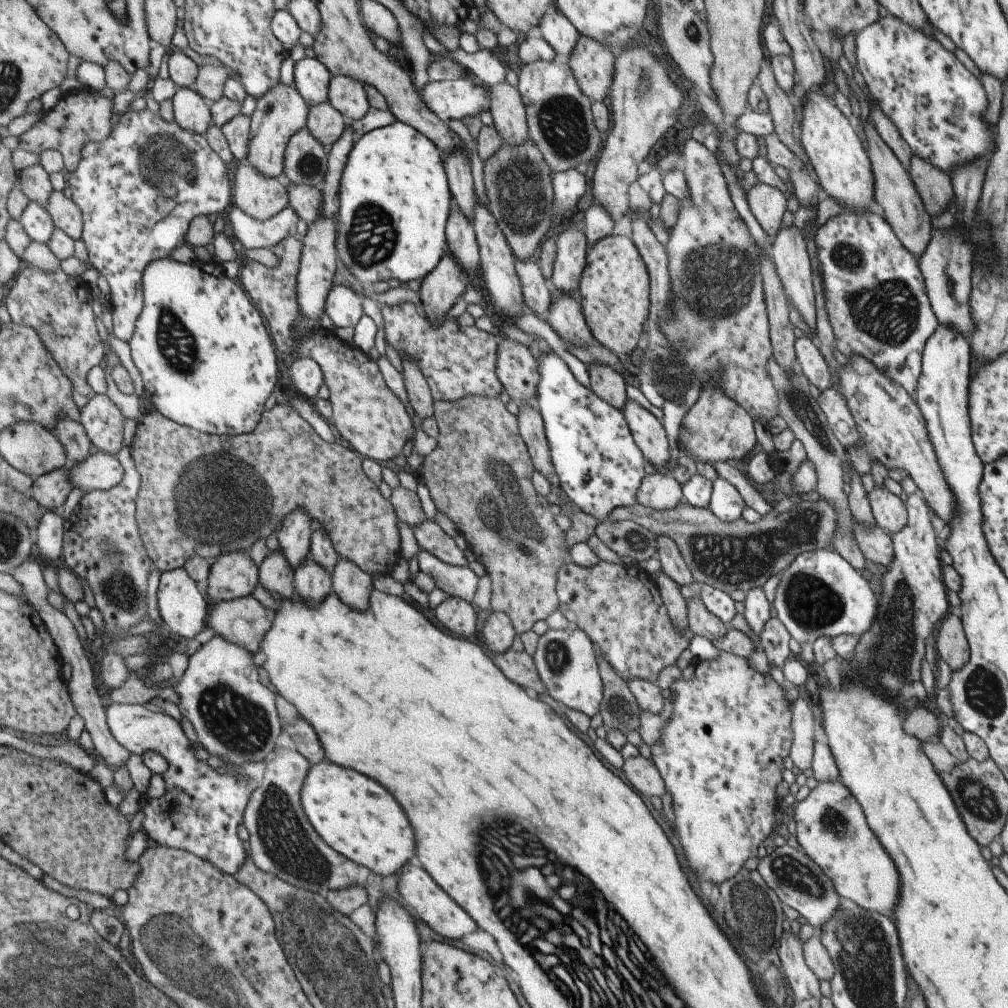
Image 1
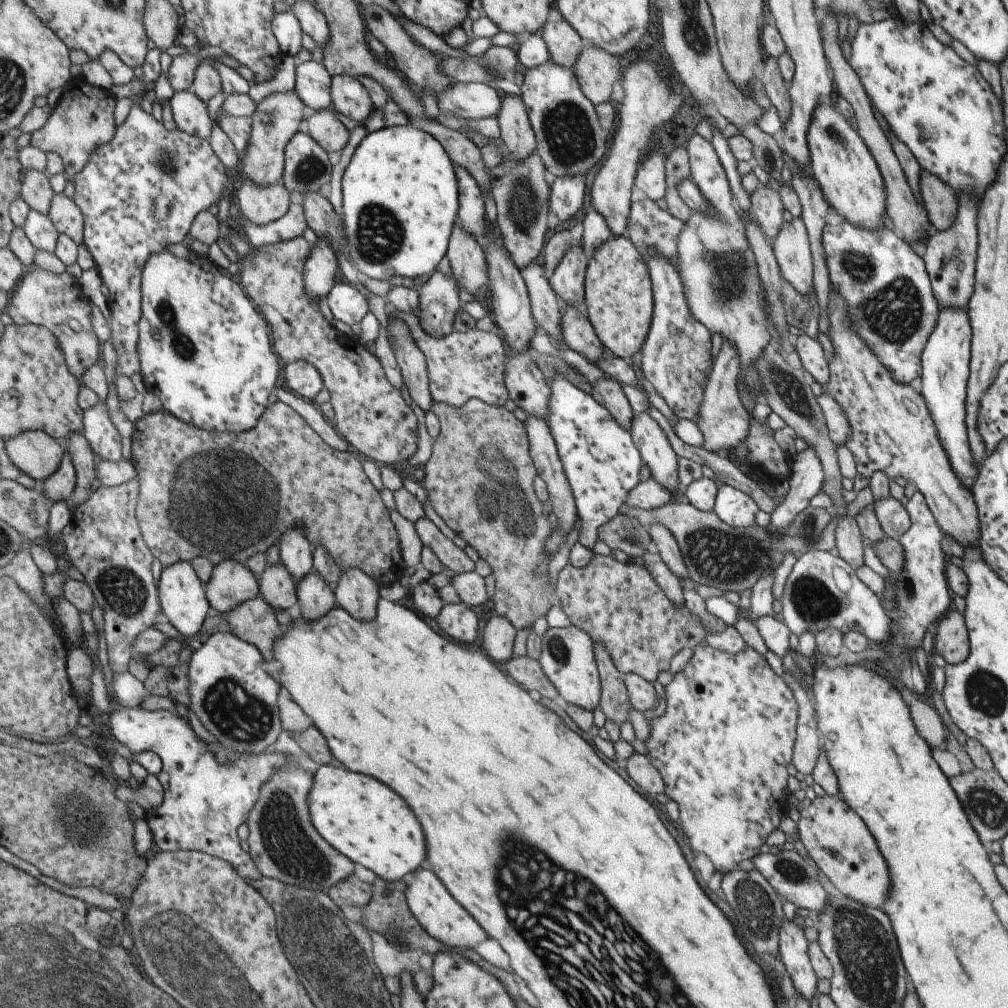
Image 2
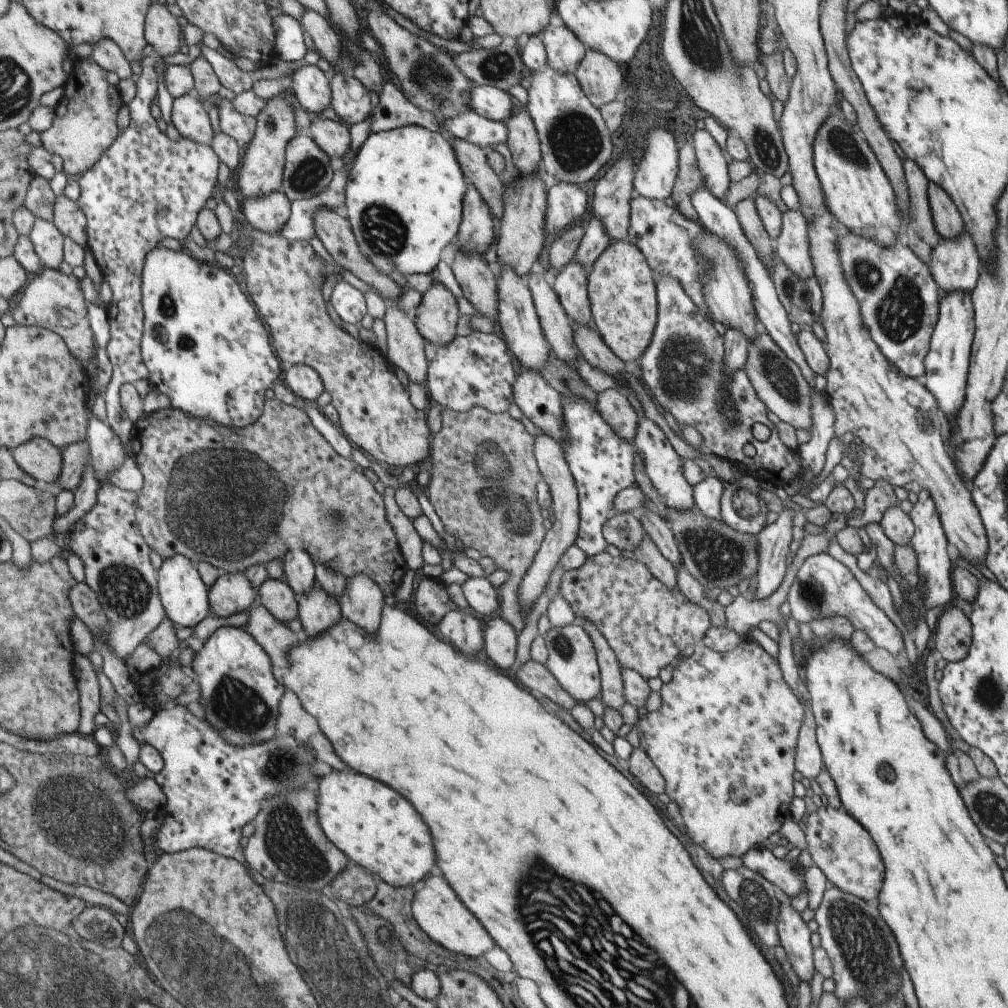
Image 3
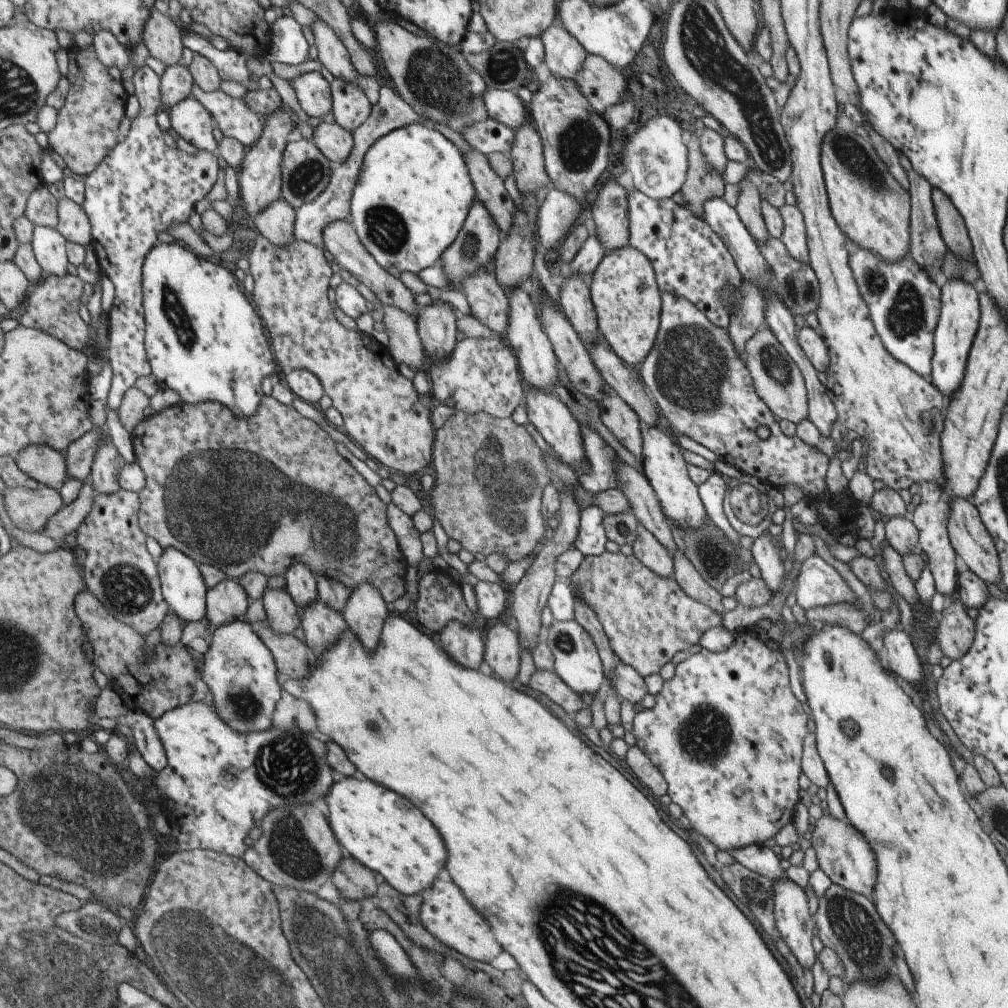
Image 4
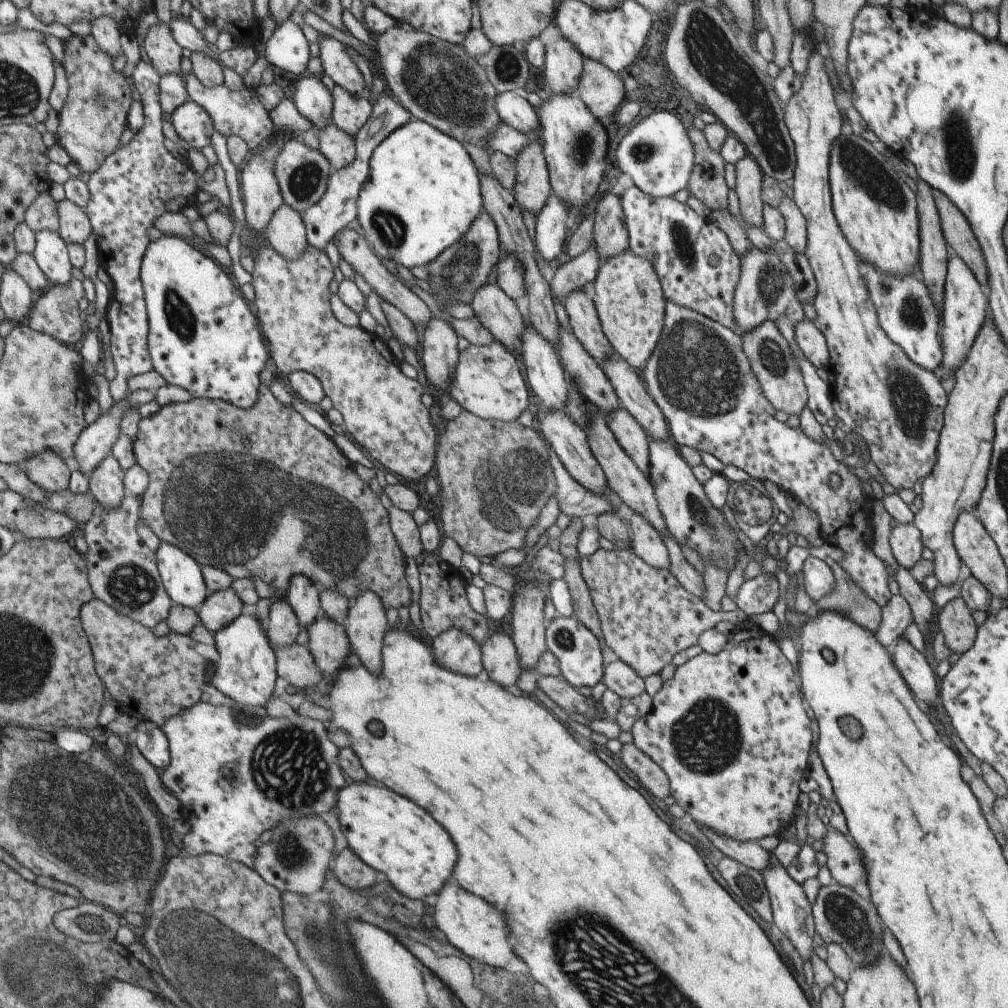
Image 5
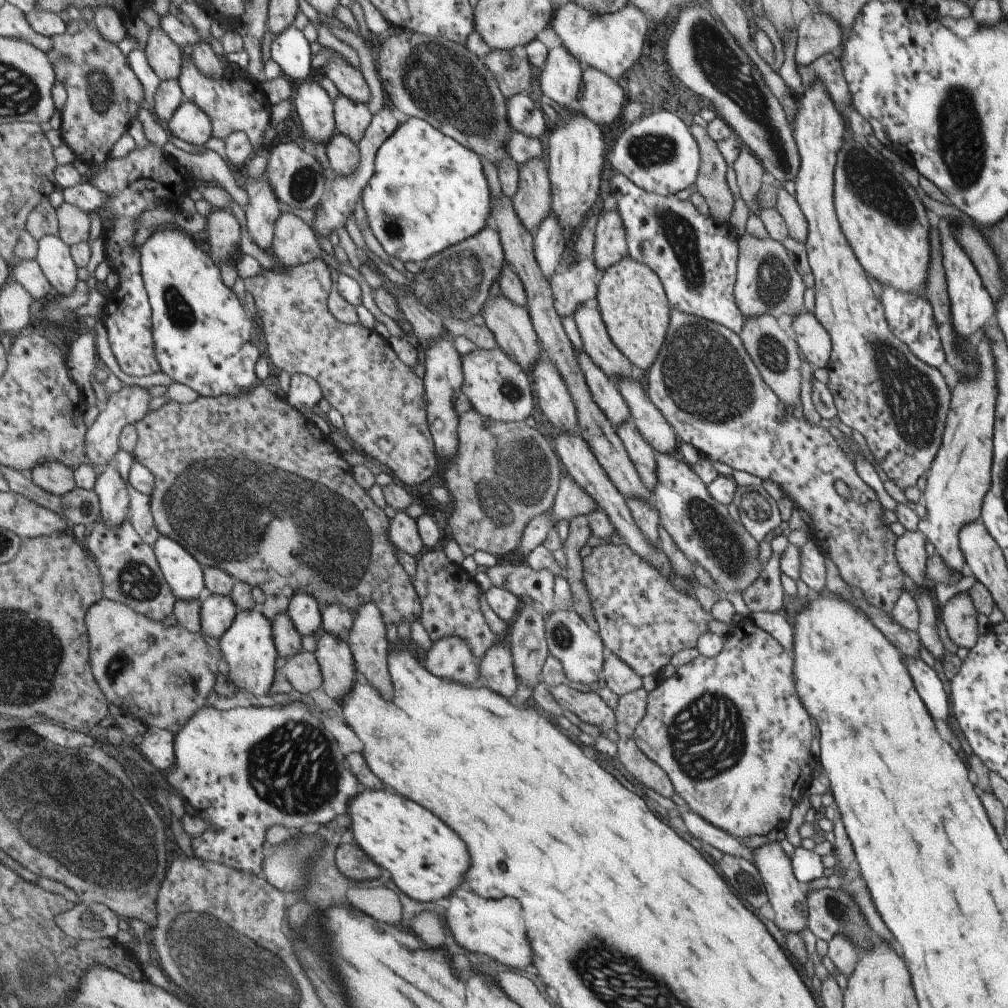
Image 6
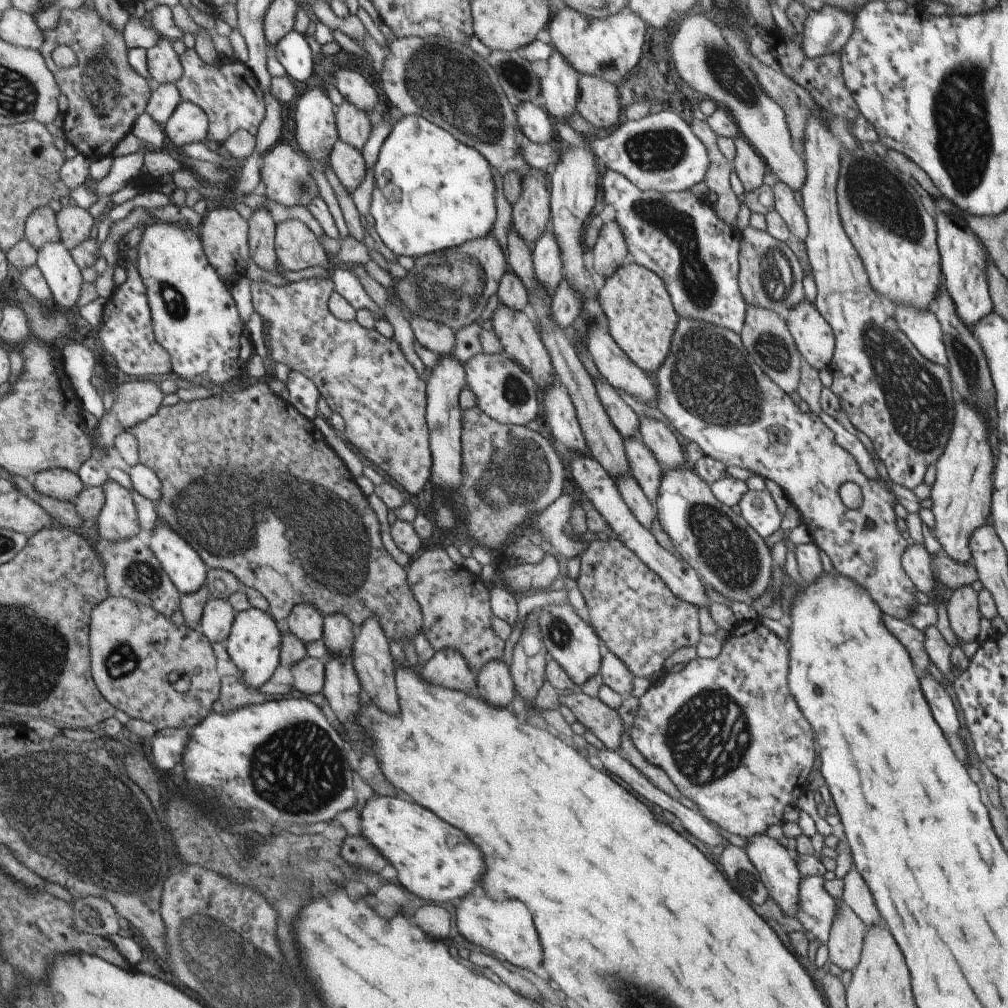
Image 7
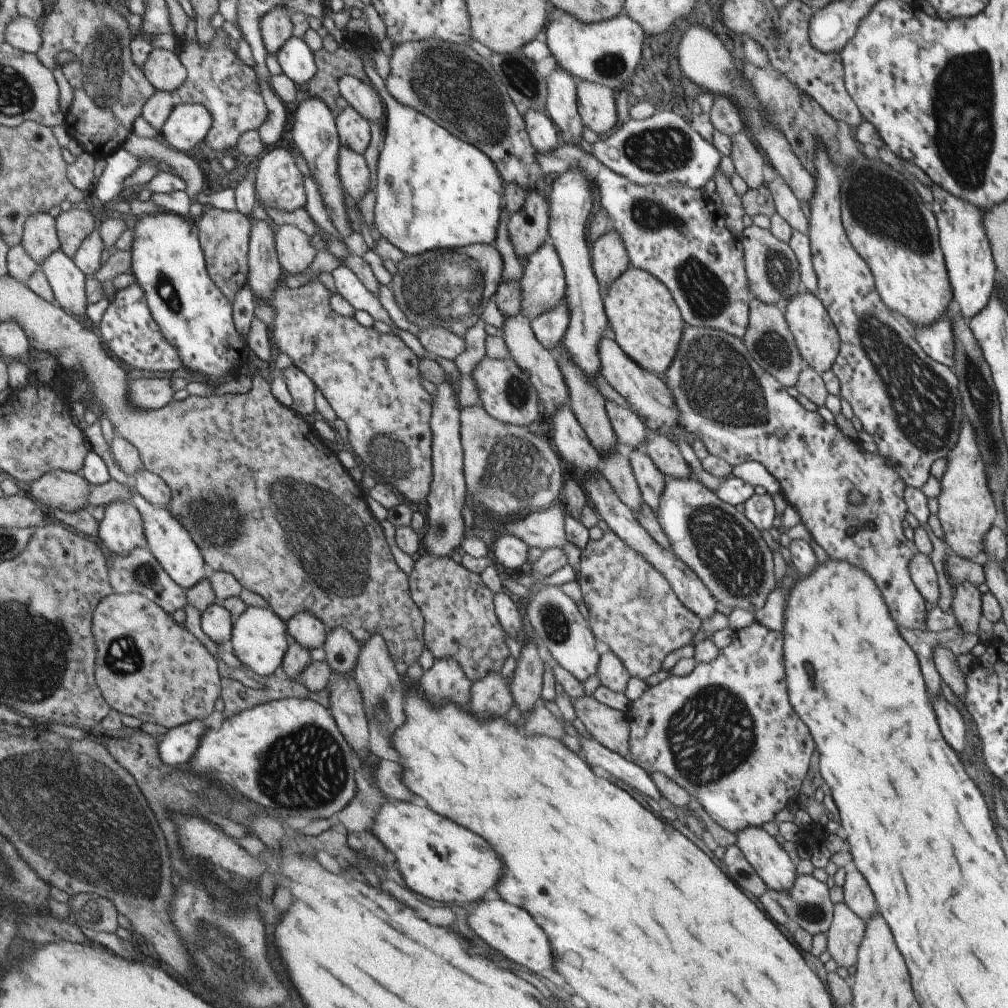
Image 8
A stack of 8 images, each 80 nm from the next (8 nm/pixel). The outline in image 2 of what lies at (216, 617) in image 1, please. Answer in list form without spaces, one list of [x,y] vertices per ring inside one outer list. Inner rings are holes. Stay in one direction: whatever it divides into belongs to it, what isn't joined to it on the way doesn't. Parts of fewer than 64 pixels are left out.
[[[261,598],[245,600],[233,610],[221,613],[223,622],[228,624],[229,632],[253,644],[260,651],[265,661],[273,660],[271,646],[281,636],[280,627],[274,616],[274,611]]]

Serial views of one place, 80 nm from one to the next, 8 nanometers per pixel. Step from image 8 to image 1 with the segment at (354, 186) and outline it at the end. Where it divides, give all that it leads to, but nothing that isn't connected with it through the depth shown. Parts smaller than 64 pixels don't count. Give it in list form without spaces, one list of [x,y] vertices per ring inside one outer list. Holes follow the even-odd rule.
[[[326,101],[319,102],[316,106],[308,107],[304,126],[309,134],[321,144],[321,147],[325,146],[325,152],[327,152],[329,146],[341,136],[341,132],[346,126],[346,121]]]

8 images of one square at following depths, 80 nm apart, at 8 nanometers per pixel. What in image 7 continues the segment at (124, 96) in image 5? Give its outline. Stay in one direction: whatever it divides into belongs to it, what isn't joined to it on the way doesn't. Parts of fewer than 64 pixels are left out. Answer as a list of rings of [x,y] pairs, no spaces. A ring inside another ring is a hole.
[[[65,8],[61,12],[59,28],[44,30],[45,44],[40,49],[49,68],[56,75],[62,93],[68,96],[69,109],[65,113],[64,136],[79,154],[95,161],[111,156],[115,146],[133,129],[137,118],[146,112],[155,85],[138,74],[127,60],[127,44],[123,32],[117,32],[113,24],[103,20],[96,8]],[[58,46],[71,48],[78,64],[70,68],[58,68],[53,62],[53,50]]]

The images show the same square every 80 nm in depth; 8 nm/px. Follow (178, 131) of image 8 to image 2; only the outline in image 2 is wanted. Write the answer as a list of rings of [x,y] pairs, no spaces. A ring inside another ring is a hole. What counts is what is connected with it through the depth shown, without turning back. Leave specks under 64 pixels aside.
[[[176,92],[171,100],[173,115],[180,130],[198,138],[211,138],[214,121],[209,116],[207,103],[191,92]]]

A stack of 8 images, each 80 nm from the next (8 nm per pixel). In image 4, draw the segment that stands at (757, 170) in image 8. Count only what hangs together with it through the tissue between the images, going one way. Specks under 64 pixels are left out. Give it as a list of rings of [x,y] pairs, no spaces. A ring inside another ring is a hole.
[[[748,164],[748,176],[739,182],[739,197],[735,205],[735,212],[749,236],[755,242],[765,242],[769,238],[760,214],[760,197],[757,190],[756,171]]]

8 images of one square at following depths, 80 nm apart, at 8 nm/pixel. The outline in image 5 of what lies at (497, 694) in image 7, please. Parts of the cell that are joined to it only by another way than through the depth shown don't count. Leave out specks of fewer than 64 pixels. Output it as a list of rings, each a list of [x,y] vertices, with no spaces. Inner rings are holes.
[[[495,632],[480,646],[483,675],[501,688],[516,684],[521,668],[513,640],[505,632]]]

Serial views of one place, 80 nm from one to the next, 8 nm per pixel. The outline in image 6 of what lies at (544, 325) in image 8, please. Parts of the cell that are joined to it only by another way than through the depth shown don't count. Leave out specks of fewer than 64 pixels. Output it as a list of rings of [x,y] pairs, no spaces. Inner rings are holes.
[[[582,258],[575,260],[569,266],[561,267],[550,278],[548,283],[552,292],[552,303],[560,318],[571,316],[581,305],[596,295],[596,286],[593,283],[595,272],[597,272],[597,268],[591,258]]]

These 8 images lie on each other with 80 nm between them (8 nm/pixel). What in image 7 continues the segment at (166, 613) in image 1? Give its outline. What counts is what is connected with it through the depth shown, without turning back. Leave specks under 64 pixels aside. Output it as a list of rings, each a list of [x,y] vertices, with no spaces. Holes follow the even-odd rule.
[[[157,519],[156,527],[150,538],[150,547],[153,553],[161,562],[164,572],[171,578],[171,581],[182,595],[195,594],[201,587],[205,587],[208,582],[208,566],[204,559],[197,553],[195,547],[187,539],[181,538],[181,532],[169,528],[165,522]]]

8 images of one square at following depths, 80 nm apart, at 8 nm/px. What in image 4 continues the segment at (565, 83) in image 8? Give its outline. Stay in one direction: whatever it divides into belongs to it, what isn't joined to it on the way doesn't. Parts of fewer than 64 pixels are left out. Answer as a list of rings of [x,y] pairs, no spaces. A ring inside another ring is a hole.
[[[549,26],[539,38],[545,52],[544,63],[551,75],[573,81],[586,58],[583,46],[562,27]]]

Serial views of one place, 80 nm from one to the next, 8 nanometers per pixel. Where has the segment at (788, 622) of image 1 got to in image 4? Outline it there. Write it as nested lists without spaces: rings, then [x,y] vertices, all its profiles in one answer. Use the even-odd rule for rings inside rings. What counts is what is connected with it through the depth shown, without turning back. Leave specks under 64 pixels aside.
[[[815,554],[801,562],[794,595],[795,604],[804,612],[809,608],[833,606],[839,602],[855,604],[855,594],[839,572]],[[901,628],[889,630],[883,638],[881,644],[887,652],[887,666],[889,670],[897,672],[907,683],[917,684],[923,679],[923,665],[920,664],[917,654],[912,648],[909,635],[905,634]]]

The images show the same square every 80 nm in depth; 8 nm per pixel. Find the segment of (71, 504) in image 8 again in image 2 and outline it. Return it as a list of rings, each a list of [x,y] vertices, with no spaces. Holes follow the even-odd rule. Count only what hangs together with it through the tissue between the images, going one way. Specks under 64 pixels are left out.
[[[27,430],[15,438],[5,440],[11,461],[32,478],[45,481],[51,478],[66,456],[64,443],[43,430]]]

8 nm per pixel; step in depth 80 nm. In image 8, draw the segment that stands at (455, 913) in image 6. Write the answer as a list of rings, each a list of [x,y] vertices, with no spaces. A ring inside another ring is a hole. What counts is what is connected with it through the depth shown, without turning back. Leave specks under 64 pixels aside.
[[[501,899],[495,904],[489,904],[487,900],[477,900],[469,906],[471,906],[471,914],[467,918],[469,928],[481,940],[485,940],[493,950],[497,950],[511,962],[529,968],[531,972],[551,970],[553,958],[551,958],[551,948],[545,938],[545,932],[531,920],[531,916],[521,906],[508,904]]]

